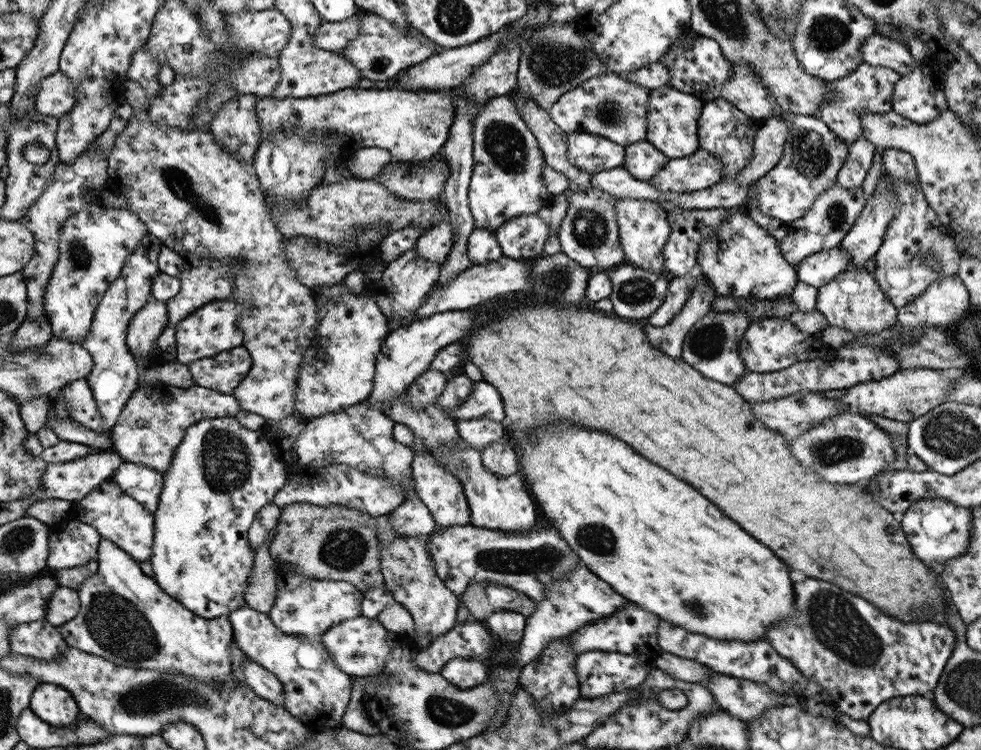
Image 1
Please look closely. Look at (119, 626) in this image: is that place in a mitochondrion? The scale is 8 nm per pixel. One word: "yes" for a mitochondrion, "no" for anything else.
yes

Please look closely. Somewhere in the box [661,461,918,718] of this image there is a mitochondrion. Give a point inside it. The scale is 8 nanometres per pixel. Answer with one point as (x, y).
(834, 623)

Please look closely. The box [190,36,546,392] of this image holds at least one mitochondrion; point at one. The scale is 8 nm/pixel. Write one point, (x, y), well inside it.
(503, 141)

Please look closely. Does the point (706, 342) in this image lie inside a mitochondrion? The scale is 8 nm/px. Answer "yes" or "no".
yes

